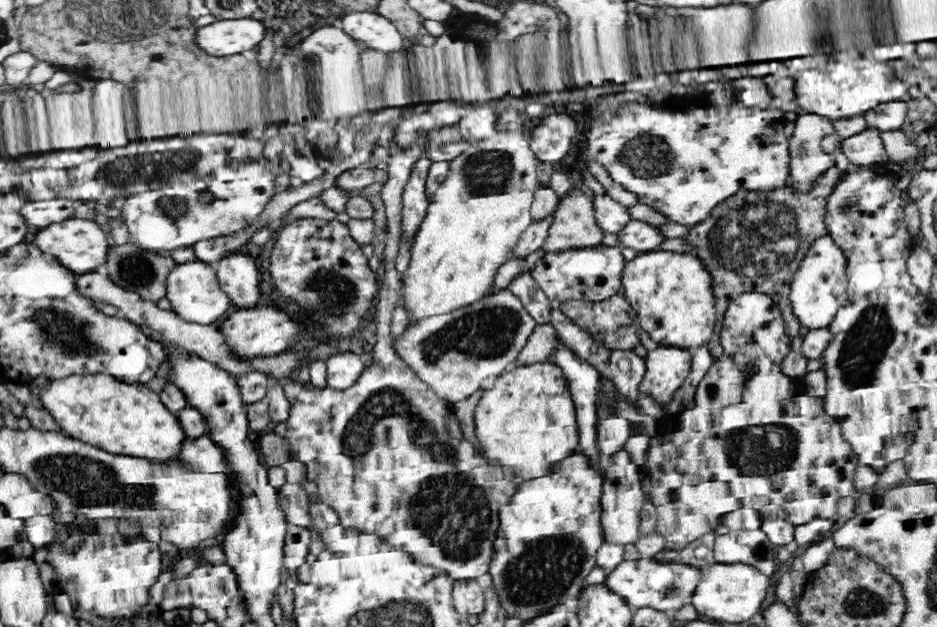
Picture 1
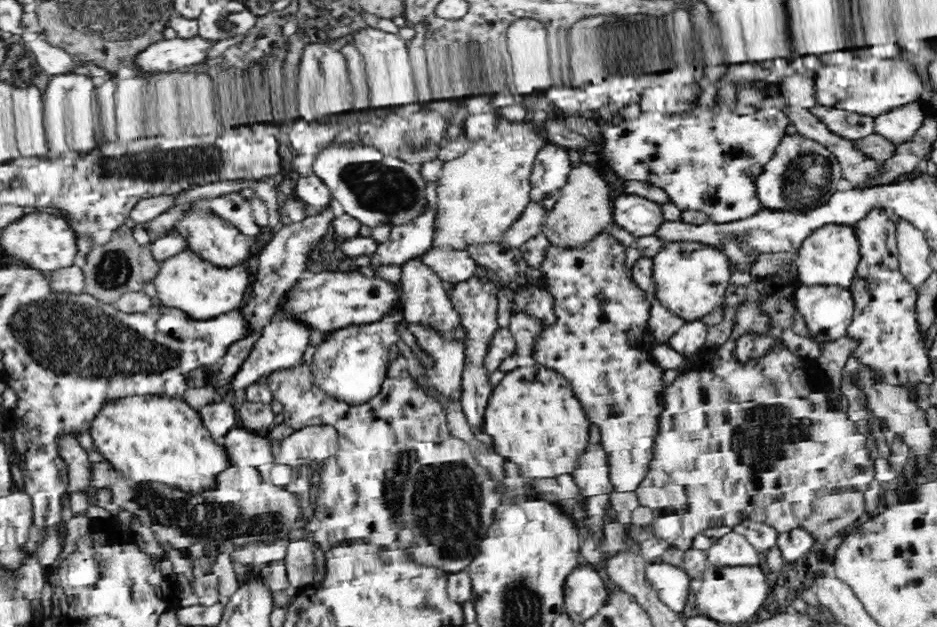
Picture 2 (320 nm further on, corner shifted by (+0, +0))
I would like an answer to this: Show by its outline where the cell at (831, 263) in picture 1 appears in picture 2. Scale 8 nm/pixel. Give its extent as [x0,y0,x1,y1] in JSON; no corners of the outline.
[796,224,860,288]

